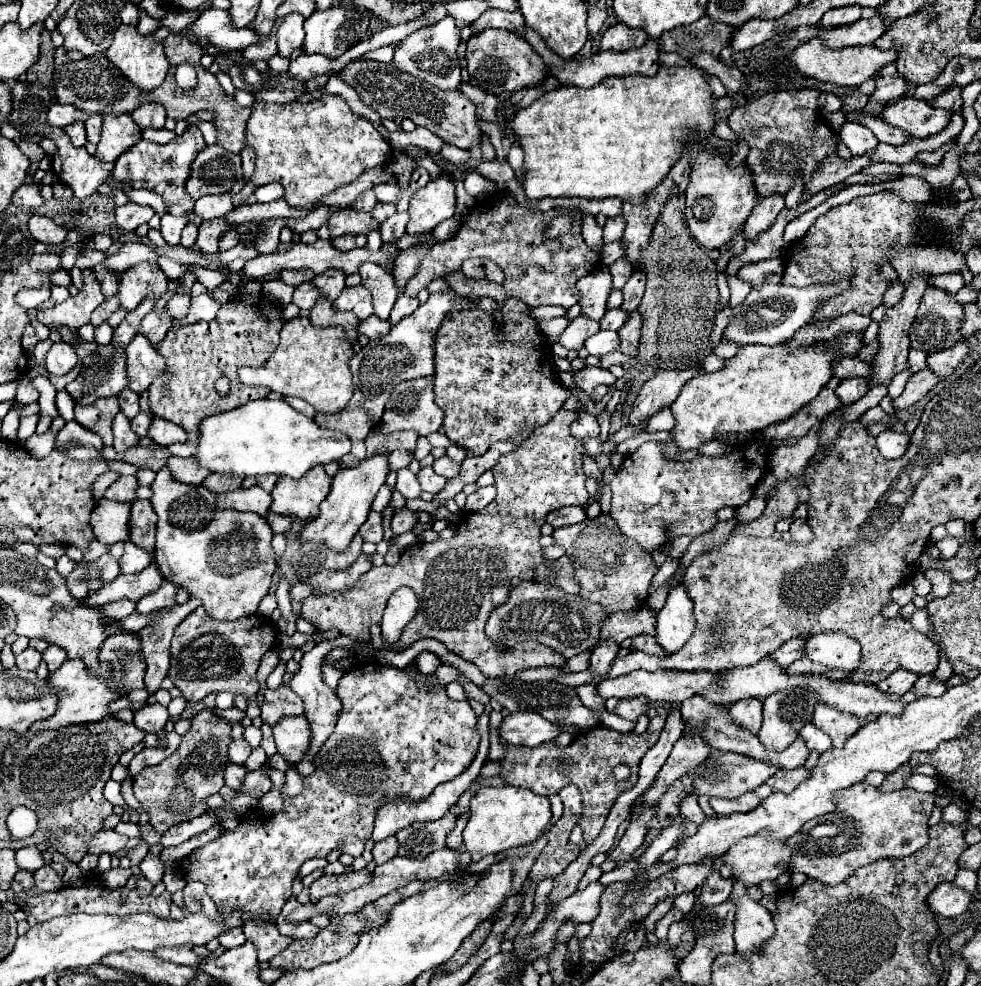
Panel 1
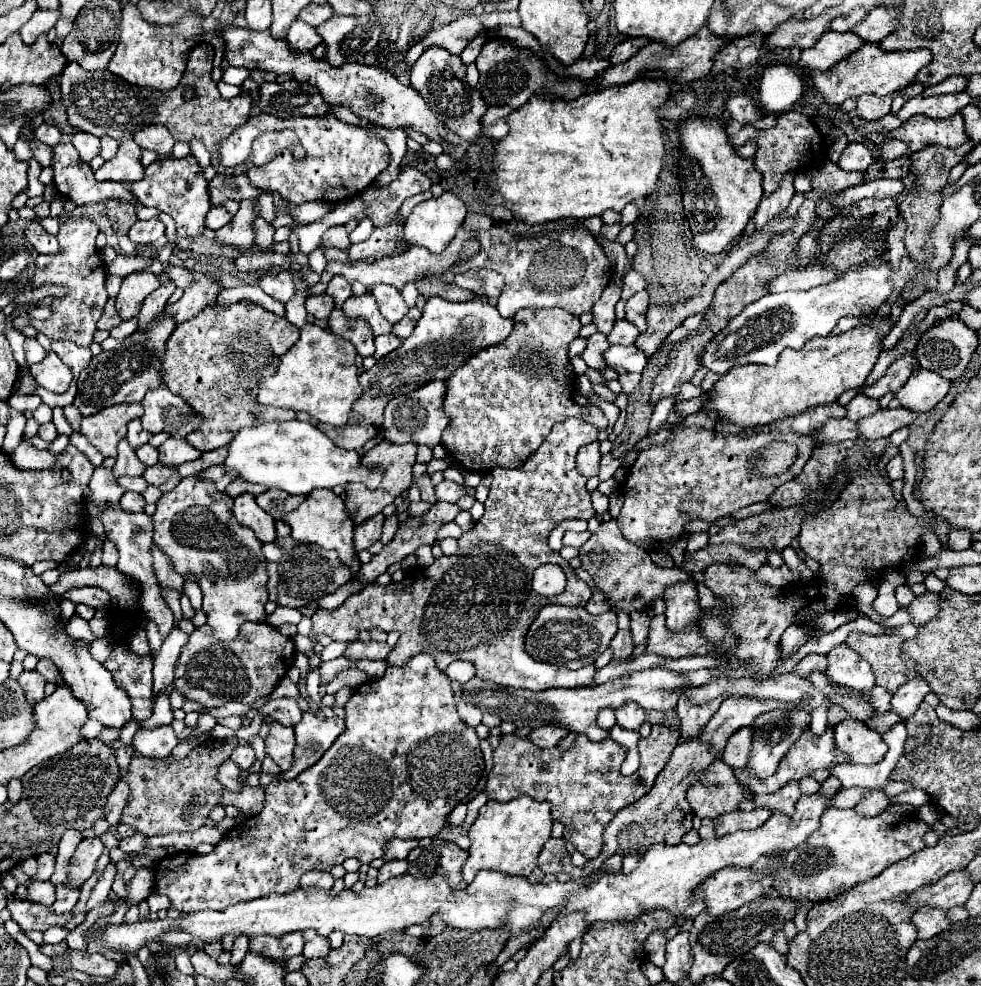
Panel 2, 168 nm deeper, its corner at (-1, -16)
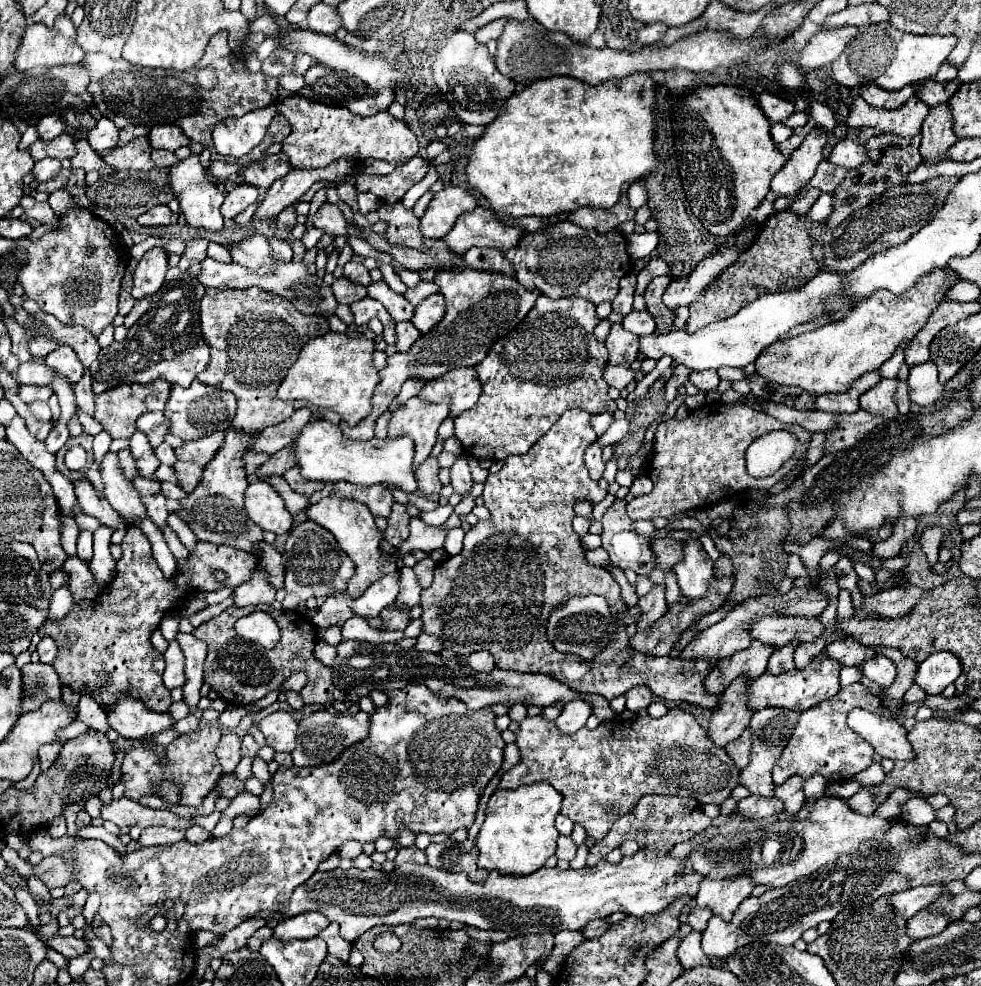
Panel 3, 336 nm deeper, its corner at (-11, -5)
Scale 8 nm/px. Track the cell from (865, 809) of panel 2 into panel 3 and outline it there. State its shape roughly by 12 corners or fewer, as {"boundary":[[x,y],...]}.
{"boundary":[[859,789],[847,805],[861,815],[873,815],[877,803]]}

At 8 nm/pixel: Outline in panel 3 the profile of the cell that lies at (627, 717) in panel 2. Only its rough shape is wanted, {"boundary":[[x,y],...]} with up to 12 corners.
{"boundary":[[645,685],[629,689],[627,709],[635,713],[653,701],[651,689]]}

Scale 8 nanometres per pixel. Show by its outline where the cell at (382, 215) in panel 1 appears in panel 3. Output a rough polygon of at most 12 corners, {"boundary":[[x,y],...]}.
{"boundary":[[411,157],[389,175],[357,175],[357,189],[383,203],[403,199],[429,165]]}

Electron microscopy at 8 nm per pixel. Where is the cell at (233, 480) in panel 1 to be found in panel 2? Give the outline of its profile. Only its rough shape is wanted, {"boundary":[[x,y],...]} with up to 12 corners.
{"boundary":[[235,478],[225,494],[237,498],[243,492],[261,494],[265,488]]}

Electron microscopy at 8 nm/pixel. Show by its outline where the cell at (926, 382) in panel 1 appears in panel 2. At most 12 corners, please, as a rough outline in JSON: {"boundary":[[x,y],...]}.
{"boundary":[[879,410],[859,420],[861,438],[887,438],[909,426],[917,412]]}

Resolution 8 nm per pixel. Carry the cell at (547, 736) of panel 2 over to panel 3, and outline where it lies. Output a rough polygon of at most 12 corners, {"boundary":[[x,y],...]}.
{"boundary":[[569,701],[555,725],[563,733],[585,727],[591,705]]}

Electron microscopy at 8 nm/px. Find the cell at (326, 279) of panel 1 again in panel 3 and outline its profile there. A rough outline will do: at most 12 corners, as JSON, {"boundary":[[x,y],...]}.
{"boundary":[[349,261],[343,275],[369,285],[369,269],[361,261]]}

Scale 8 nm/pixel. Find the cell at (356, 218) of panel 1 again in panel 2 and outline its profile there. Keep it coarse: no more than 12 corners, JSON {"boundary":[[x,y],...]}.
{"boundary":[[333,226],[321,242],[339,250],[351,246],[345,226]]}

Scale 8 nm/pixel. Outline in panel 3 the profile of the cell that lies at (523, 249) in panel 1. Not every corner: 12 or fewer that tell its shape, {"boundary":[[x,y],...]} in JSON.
{"boundary":[[569,221],[505,253],[551,299],[615,299],[631,257],[621,231]]}

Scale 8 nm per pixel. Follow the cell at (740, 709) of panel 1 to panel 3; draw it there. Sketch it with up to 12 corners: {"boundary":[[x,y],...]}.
{"boundary":[[745,729],[725,751],[739,769],[749,763],[751,731]]}

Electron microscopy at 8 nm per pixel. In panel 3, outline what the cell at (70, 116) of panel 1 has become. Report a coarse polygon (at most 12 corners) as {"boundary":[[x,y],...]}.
{"boundary":[[61,115],[41,117],[39,139],[51,141],[65,131]]}

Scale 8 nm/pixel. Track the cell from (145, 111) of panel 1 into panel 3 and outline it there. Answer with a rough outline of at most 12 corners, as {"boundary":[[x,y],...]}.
{"boundary":[[157,125],[149,133],[153,149],[177,151],[189,139],[177,125]]}

